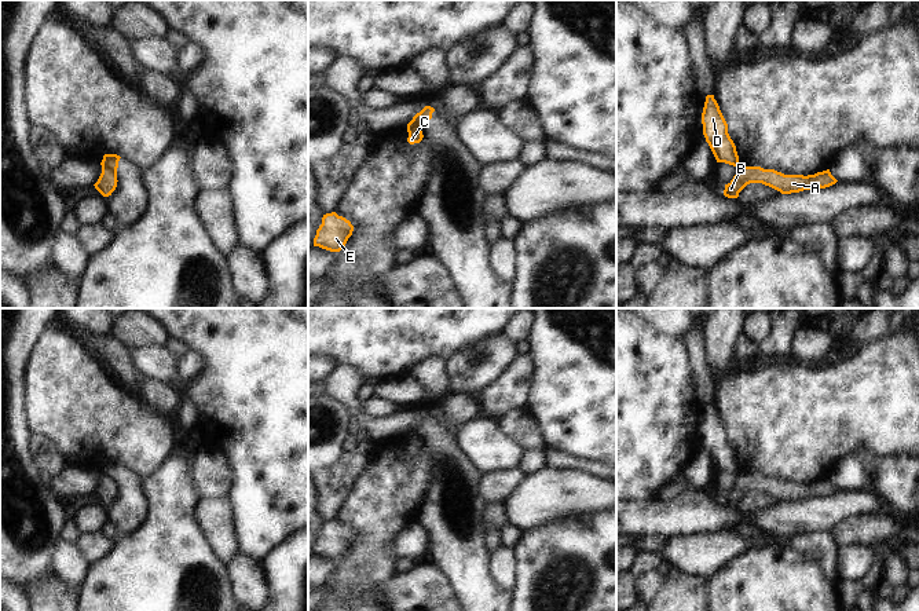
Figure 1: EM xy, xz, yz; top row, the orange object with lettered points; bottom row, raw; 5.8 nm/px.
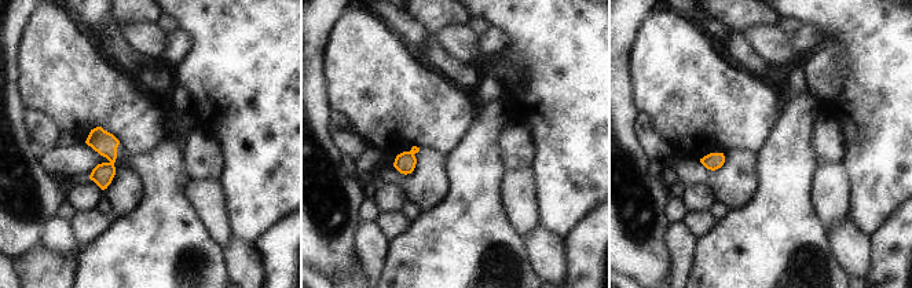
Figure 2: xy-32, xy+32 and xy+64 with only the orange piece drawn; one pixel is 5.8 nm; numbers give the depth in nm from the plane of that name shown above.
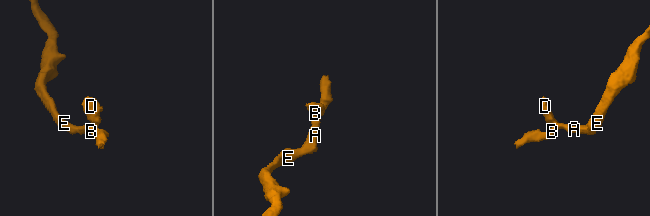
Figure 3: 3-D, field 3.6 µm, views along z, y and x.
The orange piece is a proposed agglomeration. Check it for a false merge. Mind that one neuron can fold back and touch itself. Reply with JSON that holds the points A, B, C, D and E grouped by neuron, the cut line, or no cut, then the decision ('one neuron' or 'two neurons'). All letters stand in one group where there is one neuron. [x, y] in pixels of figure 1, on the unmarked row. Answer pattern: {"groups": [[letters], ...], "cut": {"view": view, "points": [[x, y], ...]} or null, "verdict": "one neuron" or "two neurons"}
{"groups": [["A", "B", "C", "E"], ["D"]], "cut": {"view": "xy", "points": [[102, 474], [116, 482]]}, "verdict": "two neurons"}

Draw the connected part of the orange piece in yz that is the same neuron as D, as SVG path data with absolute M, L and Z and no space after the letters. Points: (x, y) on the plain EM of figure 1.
M707 403L702 421L703 443L717 471L739 475L736 454L728 442L728 432L714 403Z

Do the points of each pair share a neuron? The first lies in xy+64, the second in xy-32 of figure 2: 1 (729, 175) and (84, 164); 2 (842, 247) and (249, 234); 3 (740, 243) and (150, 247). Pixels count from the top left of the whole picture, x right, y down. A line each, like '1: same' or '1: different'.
1: different
2: different
3: same

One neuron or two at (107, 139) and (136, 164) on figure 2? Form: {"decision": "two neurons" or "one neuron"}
{"decision": "two neurons"}

